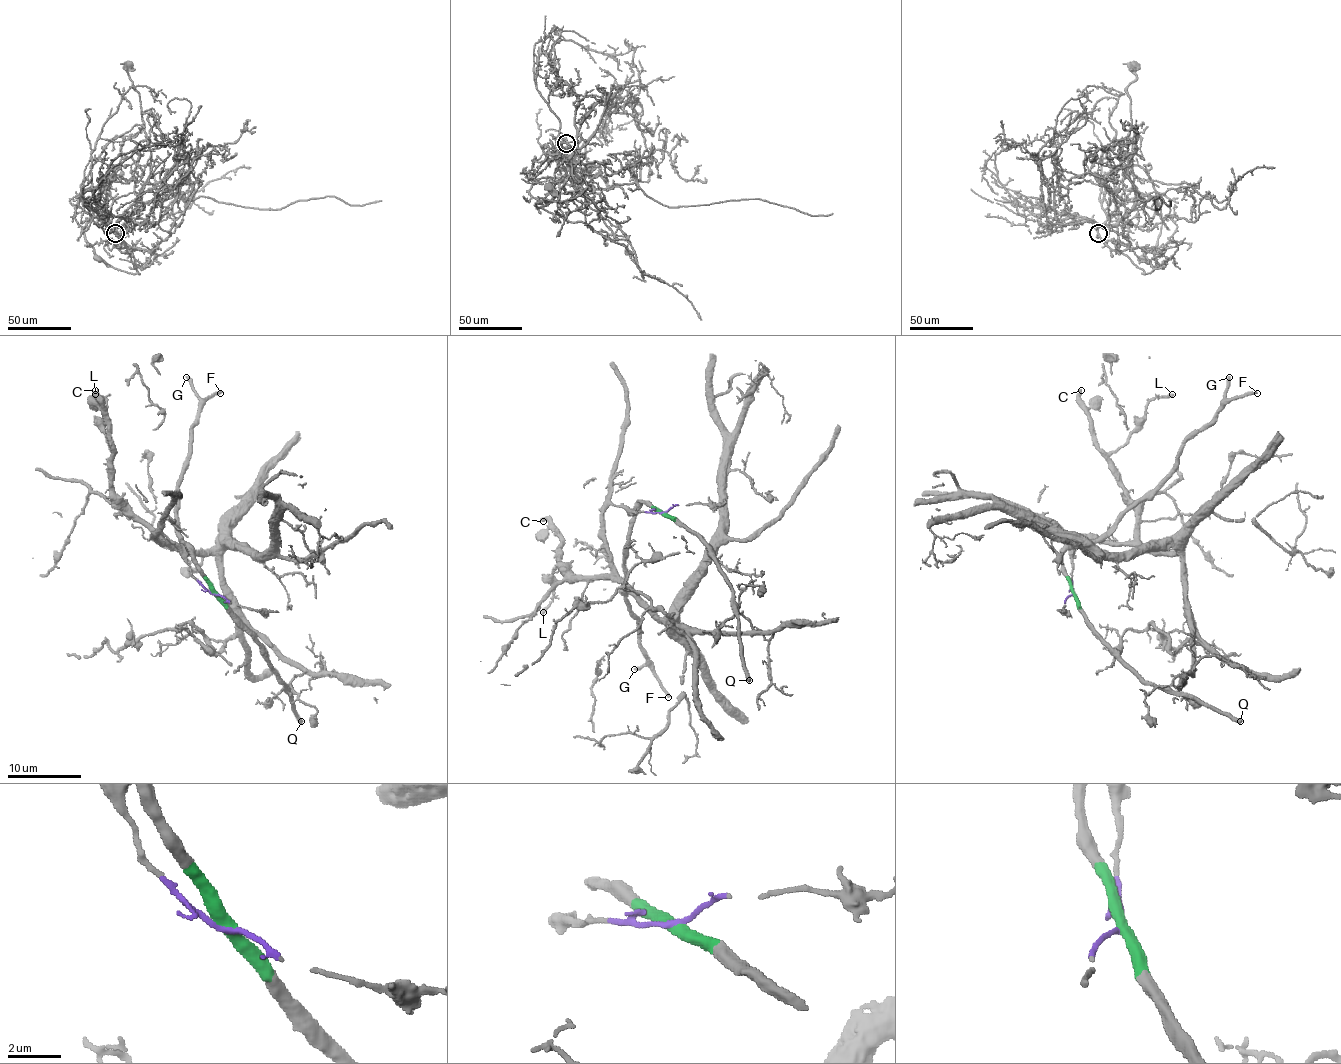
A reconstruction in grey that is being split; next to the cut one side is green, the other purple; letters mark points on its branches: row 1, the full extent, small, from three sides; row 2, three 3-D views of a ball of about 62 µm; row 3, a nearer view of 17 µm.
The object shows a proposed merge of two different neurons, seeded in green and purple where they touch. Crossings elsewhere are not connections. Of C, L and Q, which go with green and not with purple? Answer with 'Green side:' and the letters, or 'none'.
Green side: Q

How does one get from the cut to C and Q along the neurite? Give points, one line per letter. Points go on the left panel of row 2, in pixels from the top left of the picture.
C: (214, 593), (192, 573), (186, 556), (162, 534), (155, 536), (160, 542), (114, 492), (105, 408), (94, 389)
Q: (214, 593), (259, 644), (269, 665), (291, 694), (292, 709), (302, 722)

